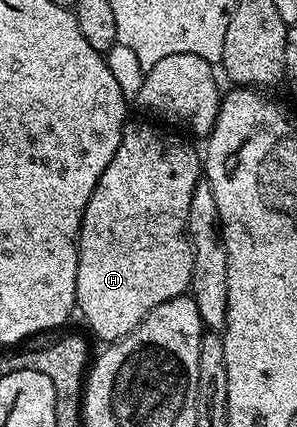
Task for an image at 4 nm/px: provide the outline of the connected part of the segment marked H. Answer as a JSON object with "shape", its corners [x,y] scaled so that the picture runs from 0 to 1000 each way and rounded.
{"shape":[[[428,288],[411,304],[411,330],[350,407],[337,407],[337,426],[323,426],[323,445],[310,445],[310,464],[296,464],[296,482],[276,504],[276,527],[263,541],[263,630],[256,632],[256,721],[290,747],[290,759],[343,794],[343,801],[414,796],[455,763],[481,749],[539,707],[566,707],[579,698],[616,691],[640,672],[640,644],[653,630],[653,590],[640,581],[640,555],[626,539],[633,520],[633,482],[646,482],[646,445],[660,445],[673,419],[673,356],[640,337],[623,337],[582,307],[556,297],[515,300],[505,290]]]}

